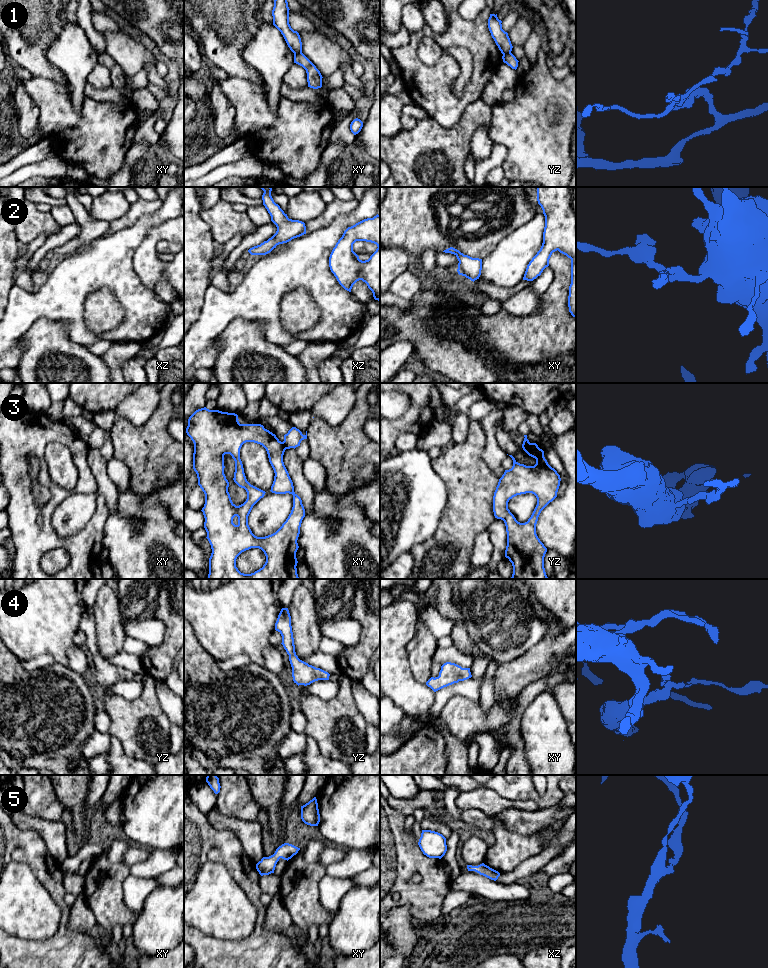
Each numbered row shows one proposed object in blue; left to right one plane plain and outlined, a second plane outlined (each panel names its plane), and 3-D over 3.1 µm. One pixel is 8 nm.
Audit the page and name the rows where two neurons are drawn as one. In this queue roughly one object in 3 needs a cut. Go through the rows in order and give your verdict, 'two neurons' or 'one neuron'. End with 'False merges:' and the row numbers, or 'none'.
1: two neurons
2: one neuron
3: two neurons
4: one neuron
5: one neuron
False merges: 1, 3

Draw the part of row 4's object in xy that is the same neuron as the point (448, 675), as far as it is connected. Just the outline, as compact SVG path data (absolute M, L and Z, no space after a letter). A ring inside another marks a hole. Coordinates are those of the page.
M446 662L441 666L439 676L435 678L431 677L426 682L426 685L436 692L444 687L467 680L471 677L470 668L462 668L455 663Z

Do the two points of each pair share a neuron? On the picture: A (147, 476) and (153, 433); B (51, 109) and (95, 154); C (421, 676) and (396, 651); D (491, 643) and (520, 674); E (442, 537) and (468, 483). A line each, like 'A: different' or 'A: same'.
A: same
B: same
C: different
D: different
E: same

